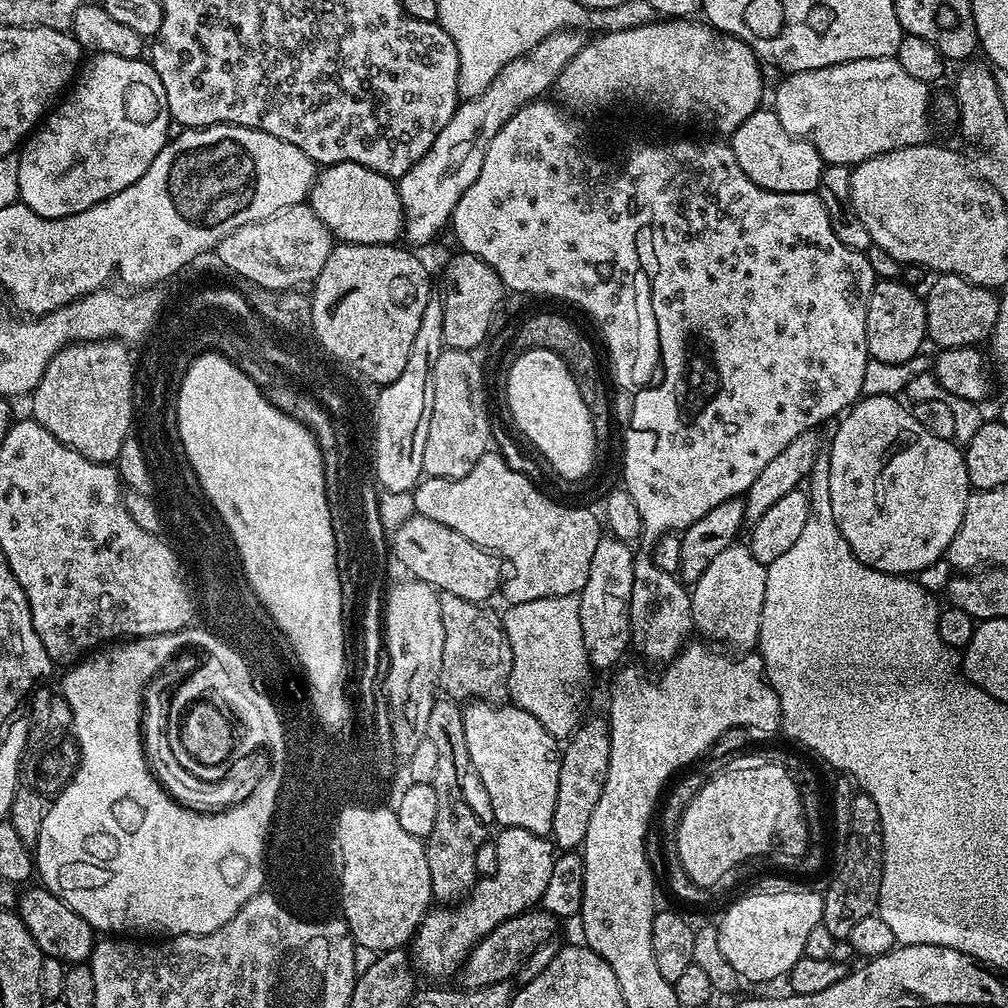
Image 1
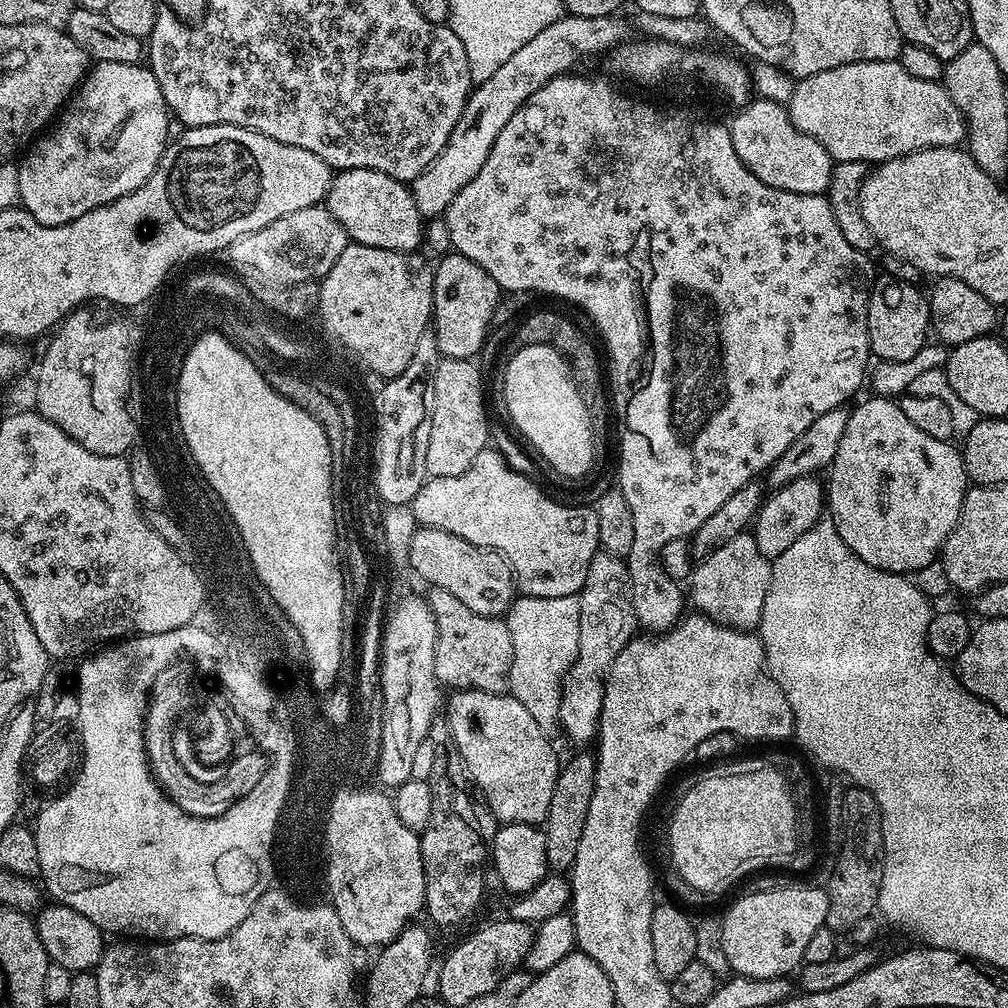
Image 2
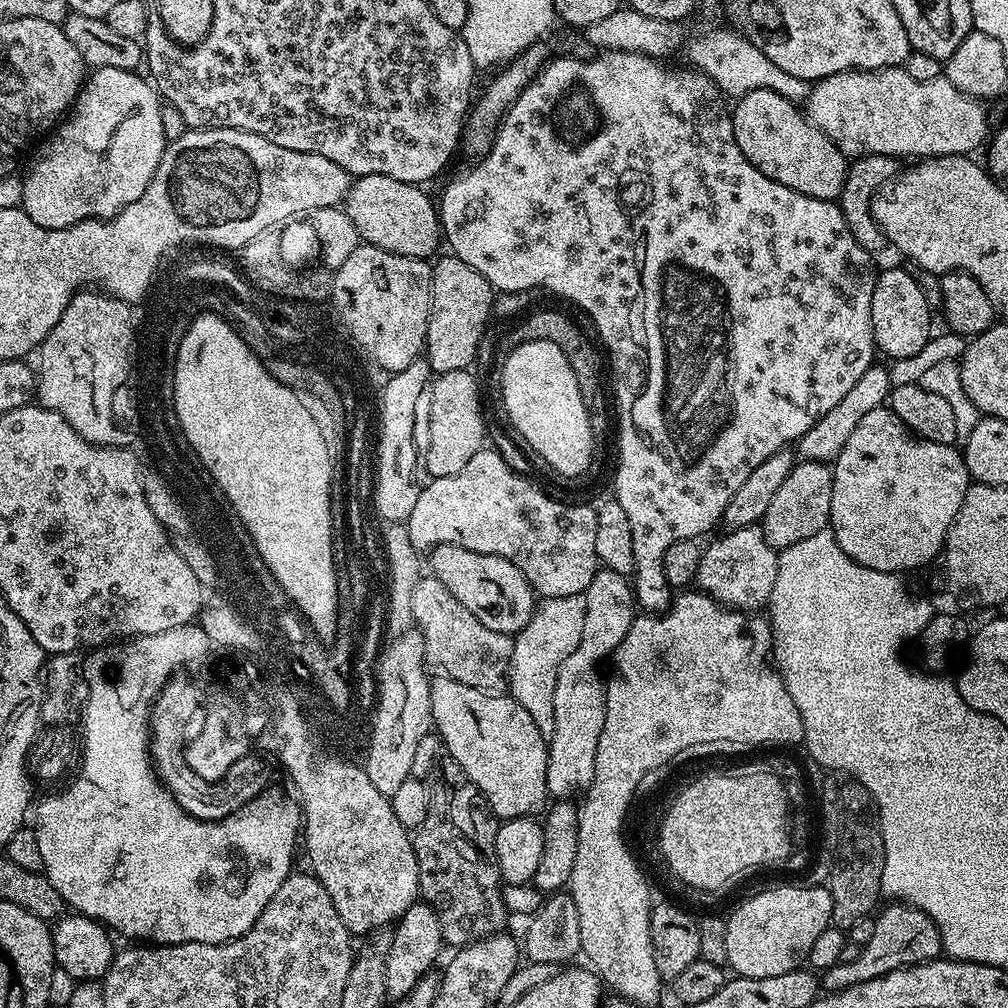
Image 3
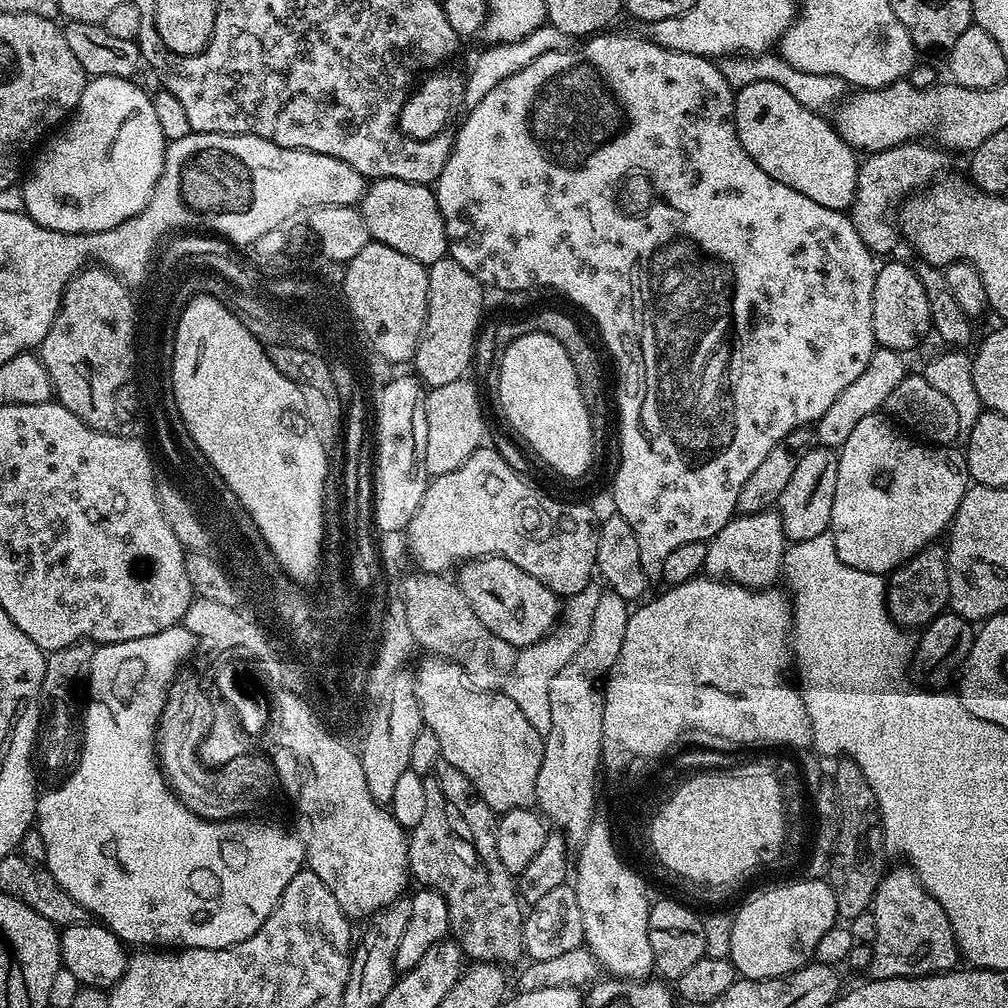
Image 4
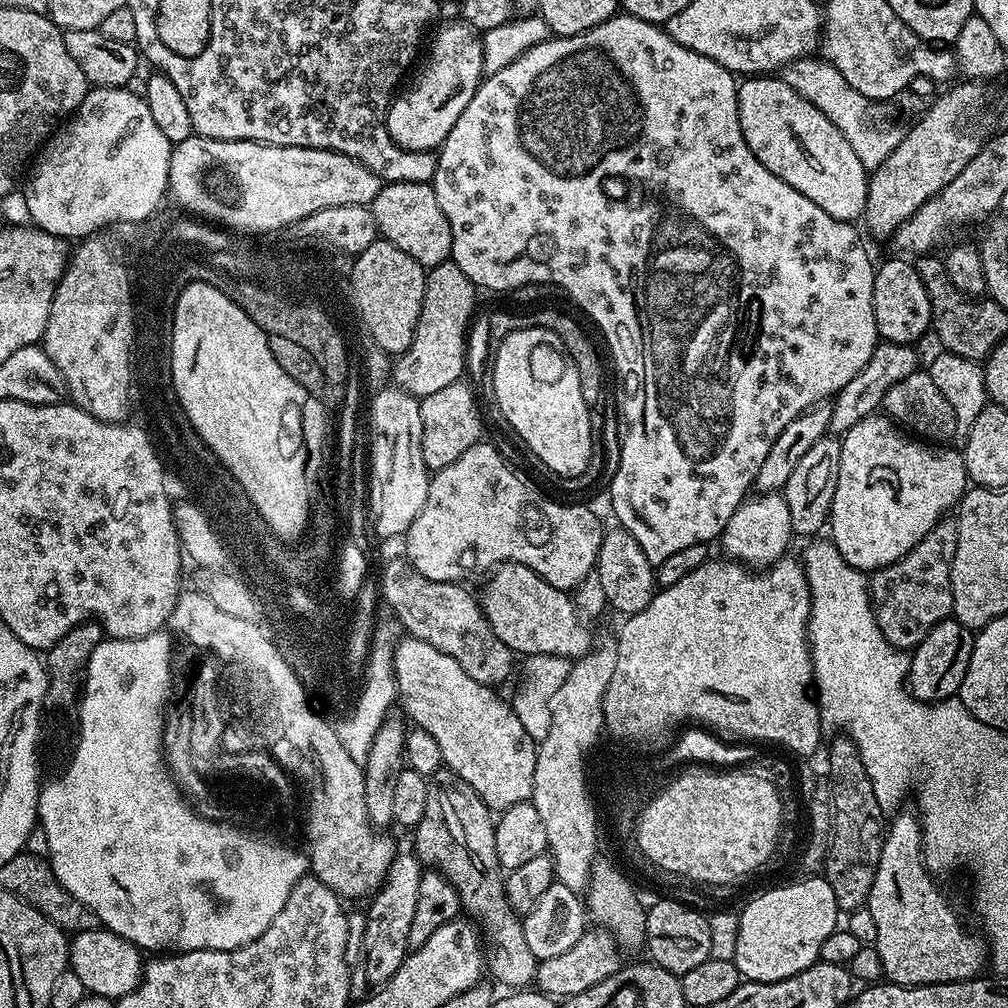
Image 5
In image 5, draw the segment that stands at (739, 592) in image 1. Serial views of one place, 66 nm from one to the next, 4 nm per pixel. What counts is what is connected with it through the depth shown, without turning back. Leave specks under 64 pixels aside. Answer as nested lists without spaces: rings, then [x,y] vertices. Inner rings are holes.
[[[765,492],[756,494],[745,499],[744,503],[734,510],[734,515],[730,517],[730,522],[726,522],[724,533],[718,538],[718,544],[724,547],[723,555],[727,559],[735,560],[753,570],[759,570],[773,564],[775,560],[781,559],[788,548],[788,543],[794,540],[792,523],[790,522],[790,506],[786,506],[786,498],[780,492]]]

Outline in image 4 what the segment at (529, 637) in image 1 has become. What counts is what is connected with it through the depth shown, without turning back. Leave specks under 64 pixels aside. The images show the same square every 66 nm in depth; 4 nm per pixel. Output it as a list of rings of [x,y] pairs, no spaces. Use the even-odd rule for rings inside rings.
[[[593,582],[578,590],[578,594],[567,597],[555,629],[538,642],[517,651],[514,670],[510,670],[508,675],[506,691],[510,698],[514,698],[518,710],[522,710],[526,722],[530,722],[530,726],[542,734],[550,730],[550,682],[554,682],[554,674],[558,674],[558,670],[562,670],[562,666],[566,666],[566,662],[570,662],[570,658],[582,650],[590,634],[594,609],[598,606],[601,591],[601,585]]]

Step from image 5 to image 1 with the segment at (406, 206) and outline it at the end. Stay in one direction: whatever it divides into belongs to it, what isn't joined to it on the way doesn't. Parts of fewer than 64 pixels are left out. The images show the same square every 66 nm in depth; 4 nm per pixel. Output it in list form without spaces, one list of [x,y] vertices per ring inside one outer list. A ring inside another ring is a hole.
[[[329,164],[317,171],[306,202],[337,241],[345,244],[396,244],[401,239],[403,216],[397,181],[361,164]]]

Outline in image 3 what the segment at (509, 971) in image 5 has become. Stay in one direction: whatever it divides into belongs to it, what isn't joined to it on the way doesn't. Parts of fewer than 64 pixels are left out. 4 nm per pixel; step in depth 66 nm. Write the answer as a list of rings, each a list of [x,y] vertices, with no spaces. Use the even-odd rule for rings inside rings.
[[[437,766],[432,769],[428,784],[430,806],[426,810],[426,822],[417,826],[412,836],[414,858],[418,862],[420,896],[423,903],[429,904],[438,914],[445,945],[479,944],[481,940],[503,933],[504,923],[510,919],[510,913],[504,904],[500,869],[484,854],[480,842],[482,836],[476,826],[476,816],[472,813],[472,800],[468,796],[460,796],[459,790],[444,777],[442,768]]]

